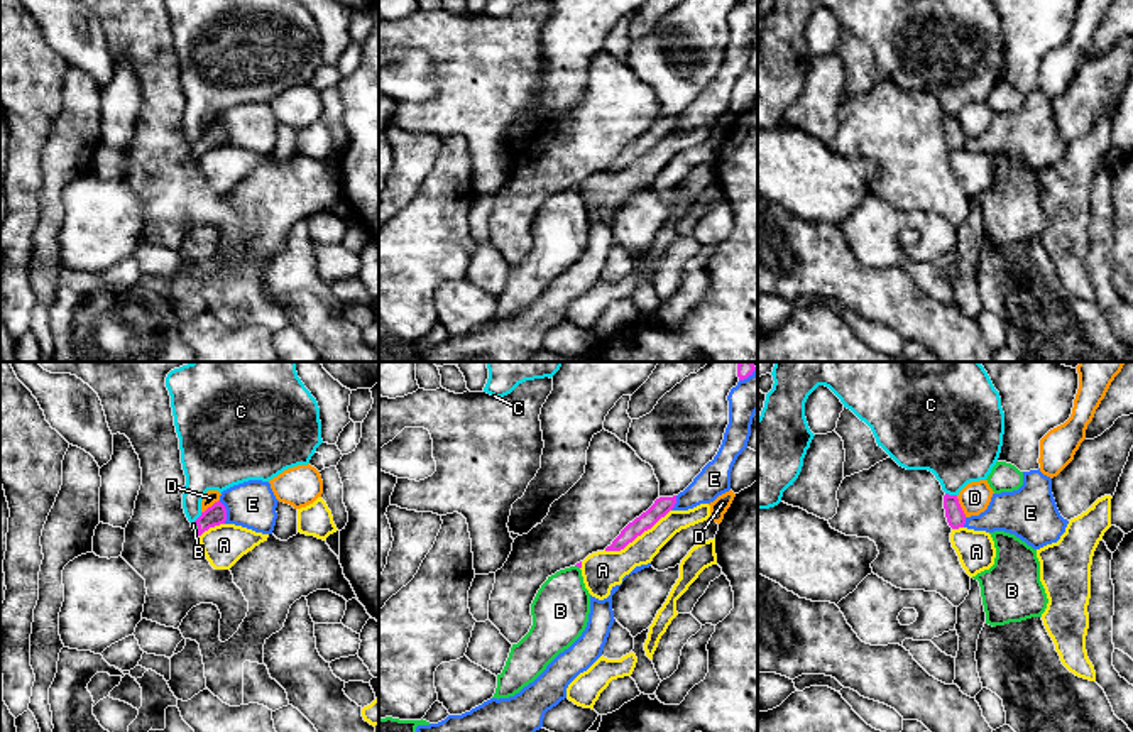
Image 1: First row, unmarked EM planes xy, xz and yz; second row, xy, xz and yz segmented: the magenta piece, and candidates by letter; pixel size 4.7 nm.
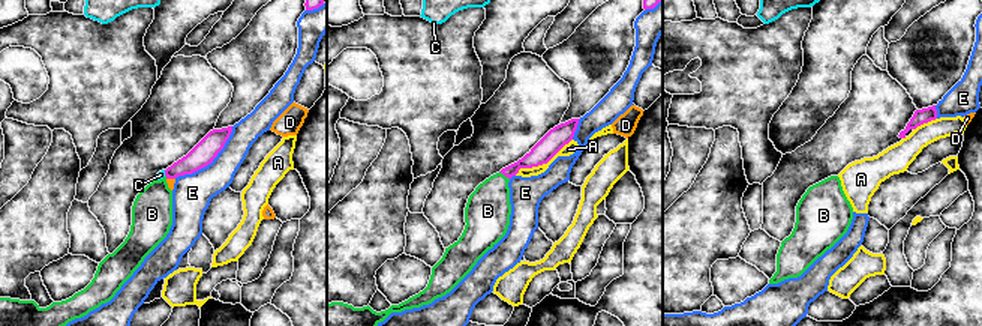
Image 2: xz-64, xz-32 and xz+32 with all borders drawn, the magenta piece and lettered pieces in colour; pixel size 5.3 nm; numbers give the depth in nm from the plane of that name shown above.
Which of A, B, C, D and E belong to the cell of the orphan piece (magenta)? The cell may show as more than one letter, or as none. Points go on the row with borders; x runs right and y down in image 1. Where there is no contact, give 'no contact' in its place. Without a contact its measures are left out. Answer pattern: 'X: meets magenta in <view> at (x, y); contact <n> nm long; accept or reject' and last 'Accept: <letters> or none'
A: meets magenta in xz at (636, 536); contact 380 nm long; reject
B: meets magenta in xy at (198, 528); contact 60 nm long; accept
C: meets magenta in yz at (951, 496); contact 60 nm long; reject
D: meets magenta in yz at (959, 506); contact 120 nm long; reject
E: meets magenta in xy at (225, 513); contact 120 nm long; reject
Accept: B

